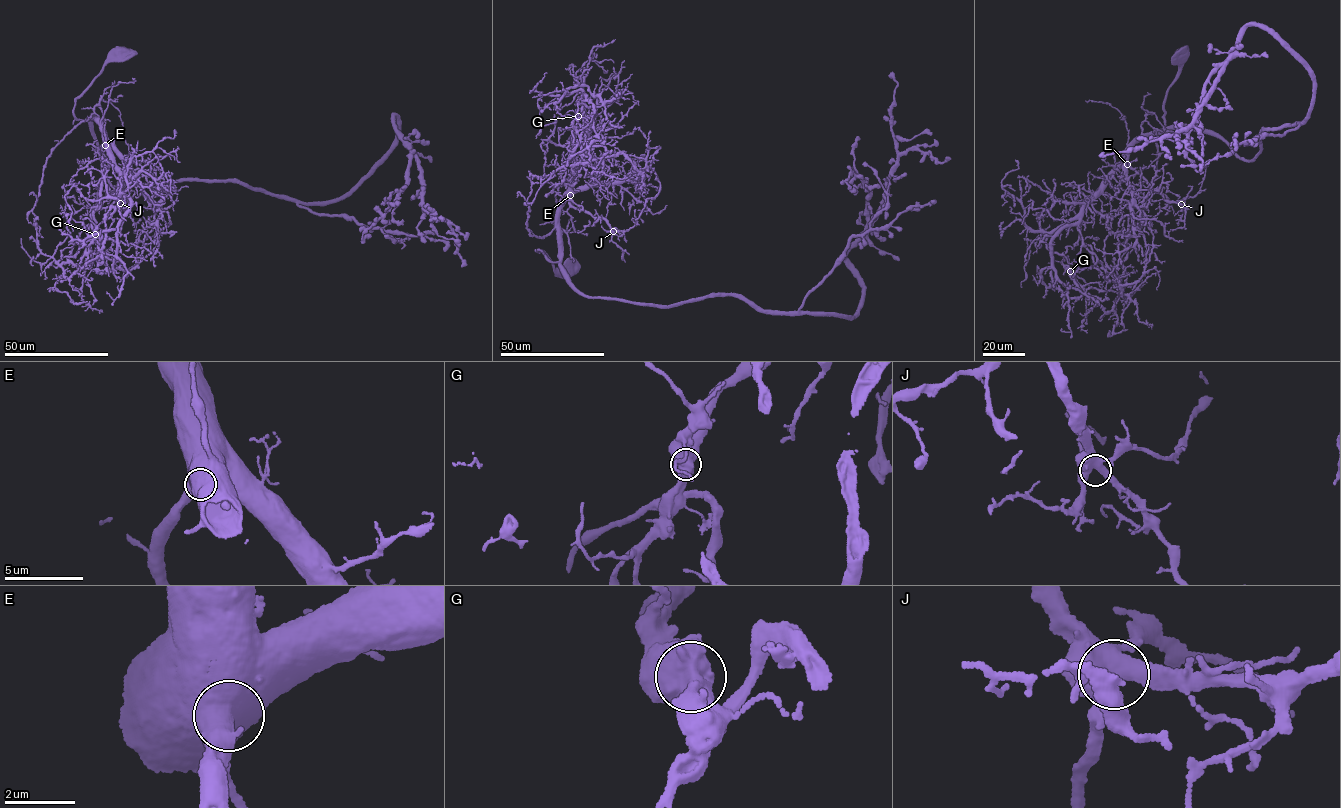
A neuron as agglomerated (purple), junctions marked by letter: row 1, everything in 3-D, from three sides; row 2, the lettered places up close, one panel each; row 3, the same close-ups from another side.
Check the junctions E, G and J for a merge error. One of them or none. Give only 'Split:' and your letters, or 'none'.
Split: G

